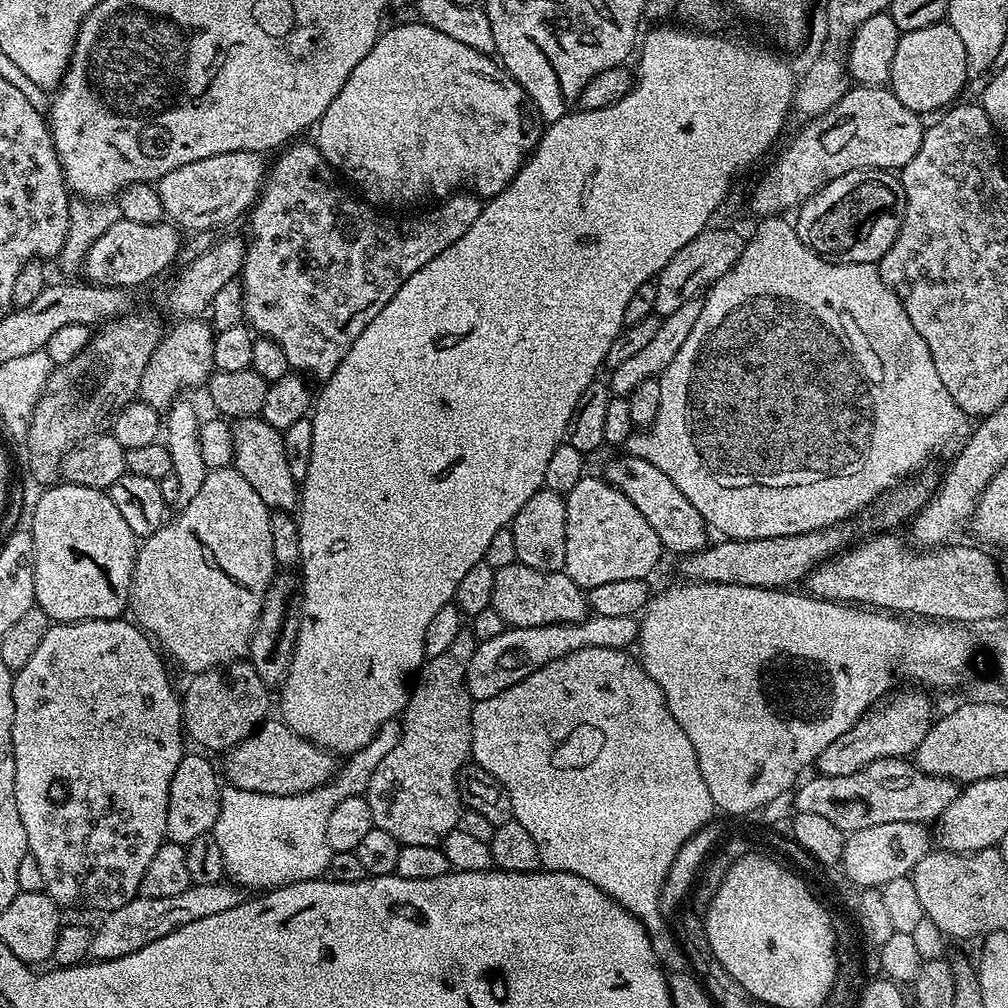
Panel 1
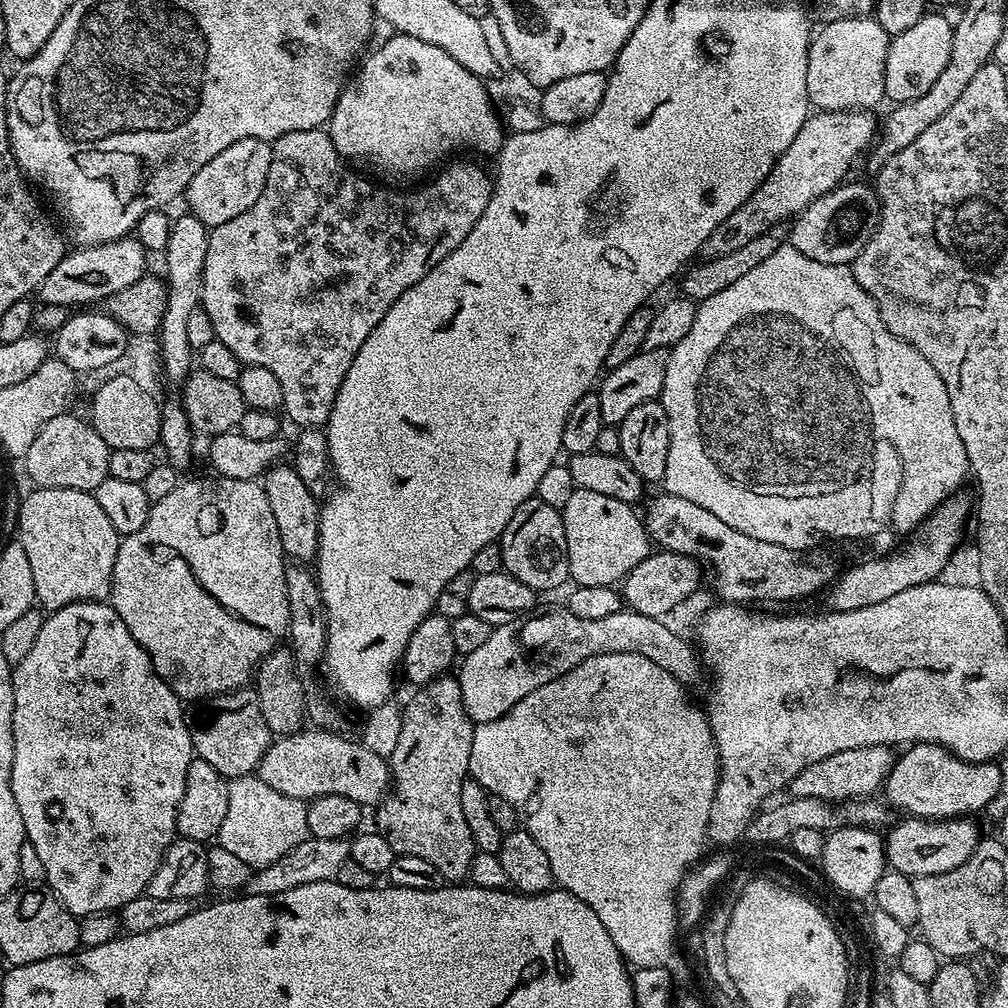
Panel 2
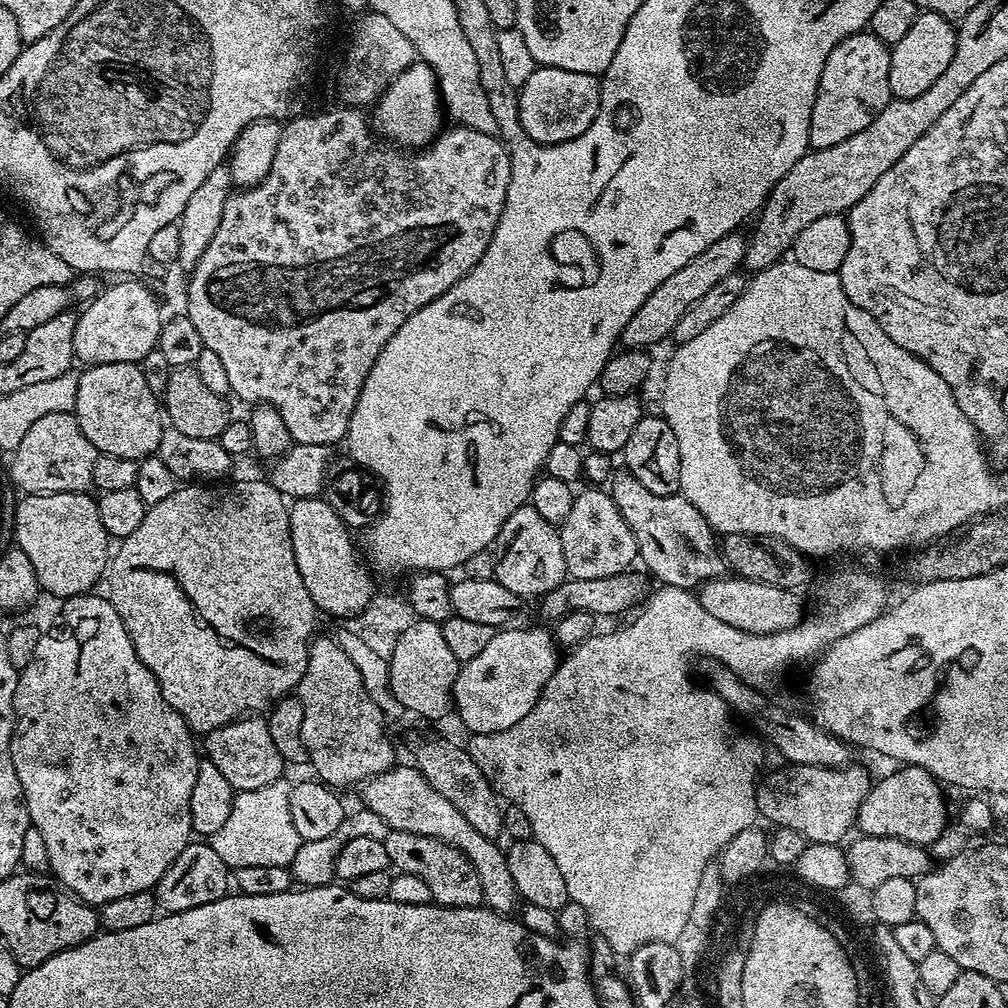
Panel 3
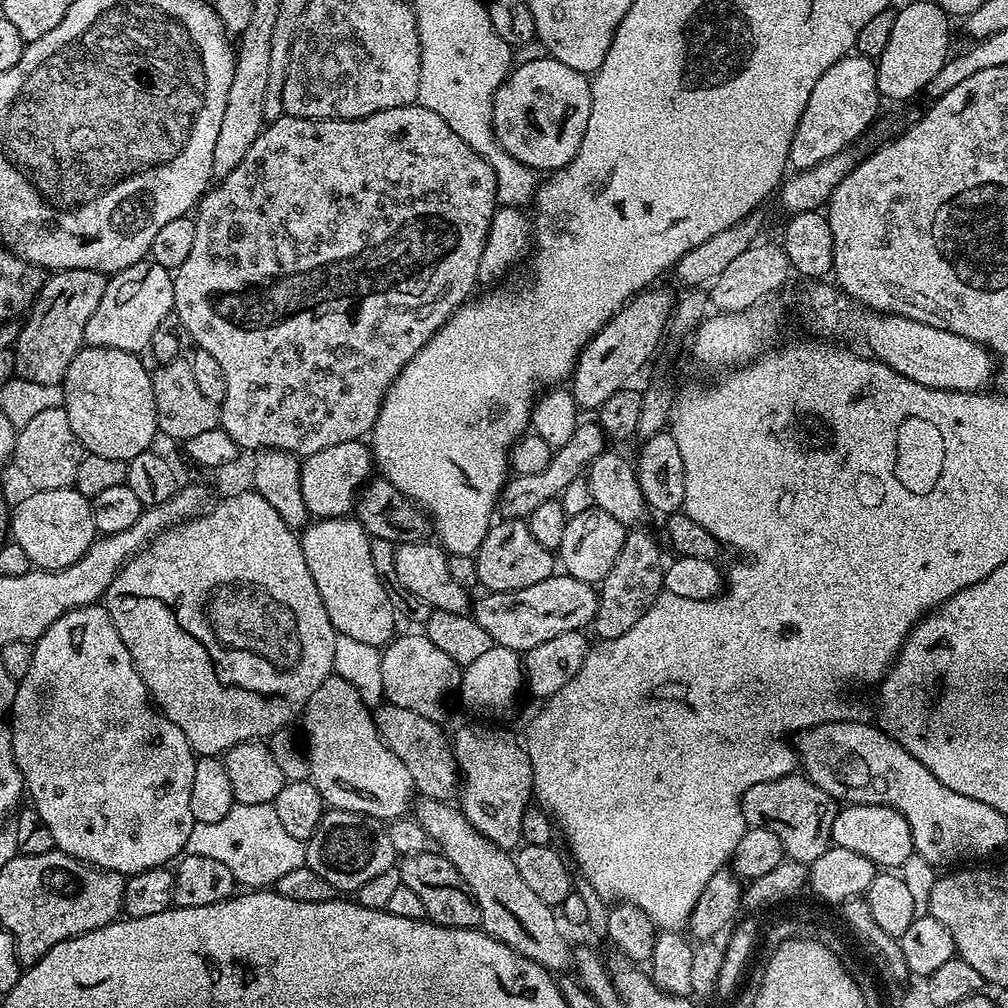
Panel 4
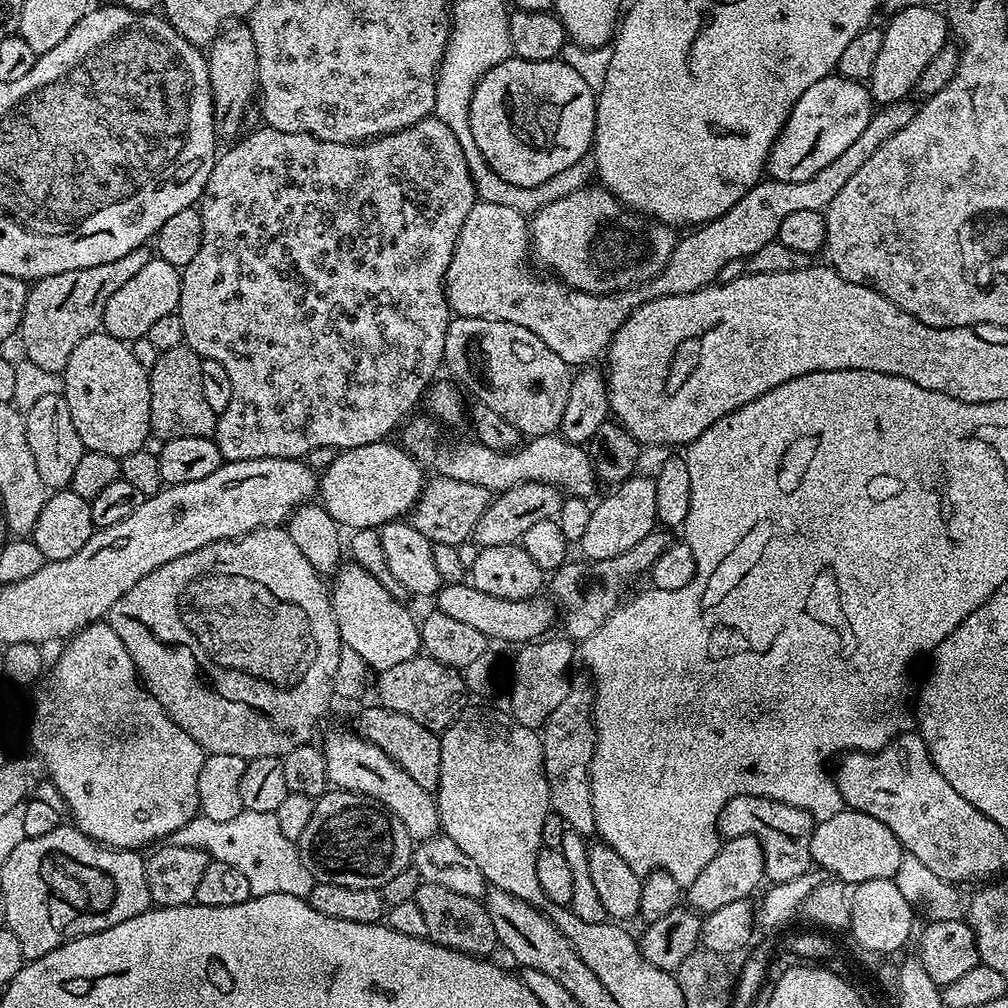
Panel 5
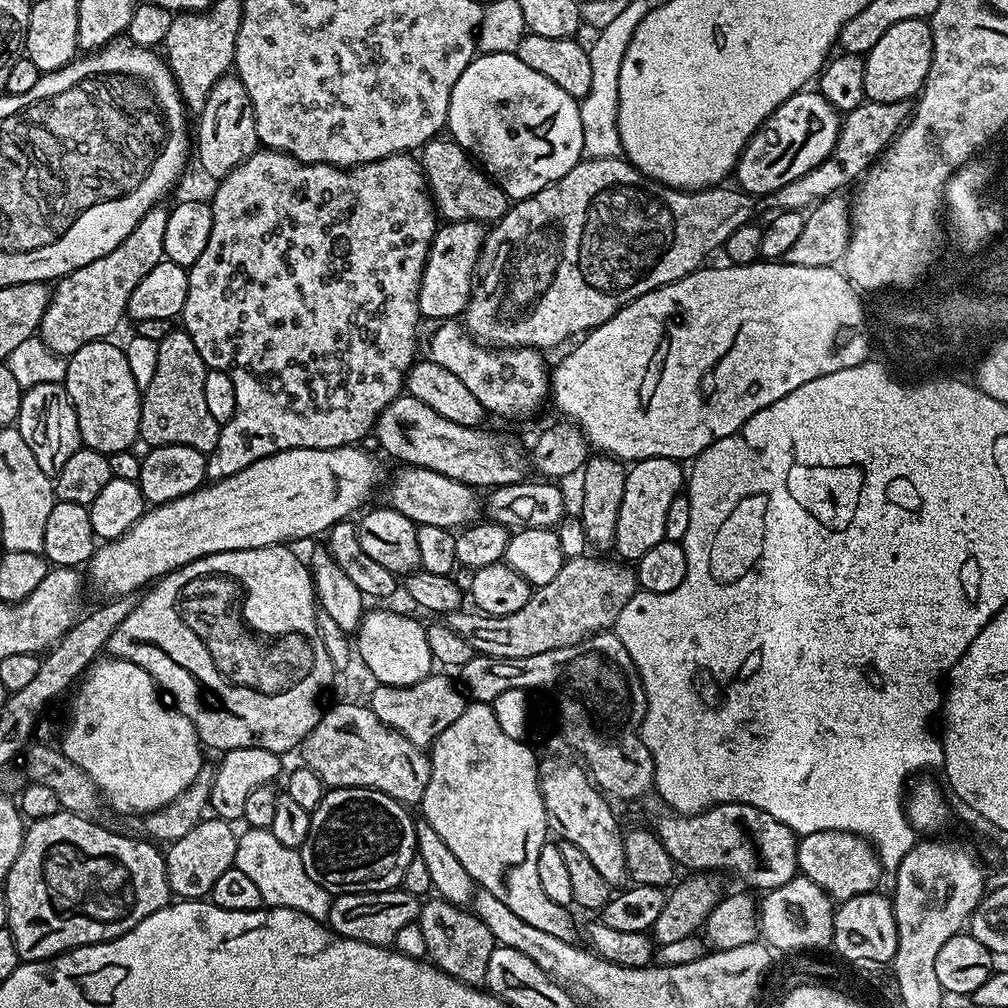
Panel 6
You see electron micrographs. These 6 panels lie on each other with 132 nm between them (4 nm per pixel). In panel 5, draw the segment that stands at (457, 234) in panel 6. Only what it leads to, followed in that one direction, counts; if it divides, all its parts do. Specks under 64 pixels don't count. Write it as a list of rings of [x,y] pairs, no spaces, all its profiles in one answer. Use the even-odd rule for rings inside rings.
[[[905,98],[893,104],[881,104],[875,109],[862,134],[858,134],[858,139],[850,145],[834,162],[822,166],[814,178],[806,178],[806,182],[778,182],[771,178],[761,179],[749,192],[742,194],[726,214],[719,216],[717,220],[709,220],[707,224],[701,224],[689,236],[681,235],[677,239],[674,250],[670,254],[670,262],[658,273],[655,278],[649,280],[647,284],[639,285],[635,288],[628,288],[625,292],[614,292],[606,296],[595,296],[589,292],[580,292],[577,288],[570,288],[563,280],[546,274],[540,276],[528,269],[526,264],[530,260],[531,253],[531,229],[527,215],[510,206],[495,205],[494,202],[478,200],[471,207],[470,213],[466,216],[462,230],[459,232],[458,242],[455,244],[454,258],[451,259],[447,273],[444,275],[445,296],[448,300],[449,309],[456,316],[464,317],[484,317],[487,320],[498,320],[514,322],[515,325],[526,327],[536,337],[546,343],[562,362],[570,366],[588,366],[593,363],[596,355],[603,353],[611,345],[613,338],[618,334],[618,330],[630,318],[630,314],[635,308],[647,300],[657,300],[667,296],[677,296],[678,294],[690,294],[700,288],[706,288],[713,283],[716,275],[726,266],[728,262],[735,259],[745,259],[753,256],[762,246],[766,246],[771,240],[777,239],[780,234],[782,221],[797,210],[818,210],[824,212],[834,202],[834,197],[846,182],[850,182],[858,166],[878,150],[898,130],[903,130],[910,126],[914,118],[917,105],[911,104],[911,99]]]

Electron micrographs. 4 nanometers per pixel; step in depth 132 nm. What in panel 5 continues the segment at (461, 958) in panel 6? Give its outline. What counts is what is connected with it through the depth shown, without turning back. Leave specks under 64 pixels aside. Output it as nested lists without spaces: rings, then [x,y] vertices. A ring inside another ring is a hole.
[[[421,883],[416,891],[416,905],[422,910],[426,921],[427,939],[435,944],[446,946],[455,952],[467,956],[491,957],[492,951],[497,951],[498,941],[494,934],[494,922],[490,918],[487,907],[479,899],[455,893],[446,886]]]

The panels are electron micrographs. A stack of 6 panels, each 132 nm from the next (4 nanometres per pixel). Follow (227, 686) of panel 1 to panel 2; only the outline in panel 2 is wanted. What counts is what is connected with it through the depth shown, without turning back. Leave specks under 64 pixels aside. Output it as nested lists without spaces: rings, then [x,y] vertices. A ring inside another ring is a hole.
[[[248,686],[233,688],[230,692],[221,692],[219,696],[203,701],[201,708],[204,709],[200,712],[200,721],[191,729],[193,753],[199,759],[210,762],[210,766],[214,766],[214,770],[218,770],[218,774],[225,778],[255,773],[260,767],[262,754],[266,754],[269,744],[274,739],[272,731],[262,718],[262,710],[255,691]]]

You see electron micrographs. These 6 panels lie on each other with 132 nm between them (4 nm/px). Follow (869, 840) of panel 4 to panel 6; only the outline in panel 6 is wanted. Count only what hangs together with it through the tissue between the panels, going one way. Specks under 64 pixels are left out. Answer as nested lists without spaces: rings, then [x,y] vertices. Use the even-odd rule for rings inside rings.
[[[822,830],[799,837],[796,849],[799,875],[810,878],[810,882],[814,882],[833,901],[849,900],[881,887],[880,857],[876,855],[876,849],[860,836],[838,830]]]

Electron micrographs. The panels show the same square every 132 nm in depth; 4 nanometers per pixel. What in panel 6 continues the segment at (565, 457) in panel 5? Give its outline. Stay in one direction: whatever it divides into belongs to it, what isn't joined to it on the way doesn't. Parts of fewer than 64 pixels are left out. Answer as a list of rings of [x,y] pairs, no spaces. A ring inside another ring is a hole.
[[[401,394],[376,419],[374,437],[381,450],[401,460],[401,465],[429,468],[477,490],[491,490],[497,484],[519,484],[526,476],[525,449],[523,452],[512,440],[495,440],[484,431],[483,427],[467,428],[458,426],[458,422],[449,422],[442,414],[430,410],[430,406],[418,402],[418,398]]]

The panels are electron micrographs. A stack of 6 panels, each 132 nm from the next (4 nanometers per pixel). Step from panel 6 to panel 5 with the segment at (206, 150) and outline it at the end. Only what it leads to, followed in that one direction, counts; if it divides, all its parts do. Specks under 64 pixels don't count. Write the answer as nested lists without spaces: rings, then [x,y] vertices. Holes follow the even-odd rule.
[[[232,22],[216,35],[212,43],[207,45],[206,59],[208,61],[208,73],[210,74],[210,94],[212,95],[212,113],[216,123],[216,131],[221,137],[232,136],[236,138],[241,135],[240,119],[248,108],[248,103],[253,103],[254,95],[257,93],[256,71],[258,70],[258,54],[254,50],[254,38],[250,34],[247,23]]]

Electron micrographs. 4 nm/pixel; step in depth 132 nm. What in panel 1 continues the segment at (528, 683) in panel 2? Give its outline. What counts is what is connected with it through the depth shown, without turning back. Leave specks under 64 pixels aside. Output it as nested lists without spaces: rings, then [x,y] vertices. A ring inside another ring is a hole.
[[[591,615],[572,624],[547,624],[546,626],[509,627],[495,638],[481,641],[470,660],[466,674],[468,693],[473,701],[494,697],[502,690],[525,680],[534,670],[540,669],[551,660],[584,648],[627,649],[639,639],[639,621],[632,616],[609,618],[606,615]]]

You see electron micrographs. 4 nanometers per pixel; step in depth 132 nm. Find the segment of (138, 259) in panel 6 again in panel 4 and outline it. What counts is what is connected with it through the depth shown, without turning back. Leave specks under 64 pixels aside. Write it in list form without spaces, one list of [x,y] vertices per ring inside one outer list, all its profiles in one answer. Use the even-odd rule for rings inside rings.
[[[81,268],[56,270],[45,279],[42,290],[36,295],[36,309],[27,313],[28,321],[23,321],[14,345],[19,379],[43,384],[63,381],[70,362],[85,347],[86,322],[90,322],[90,314],[98,310],[108,282],[105,273]]]

